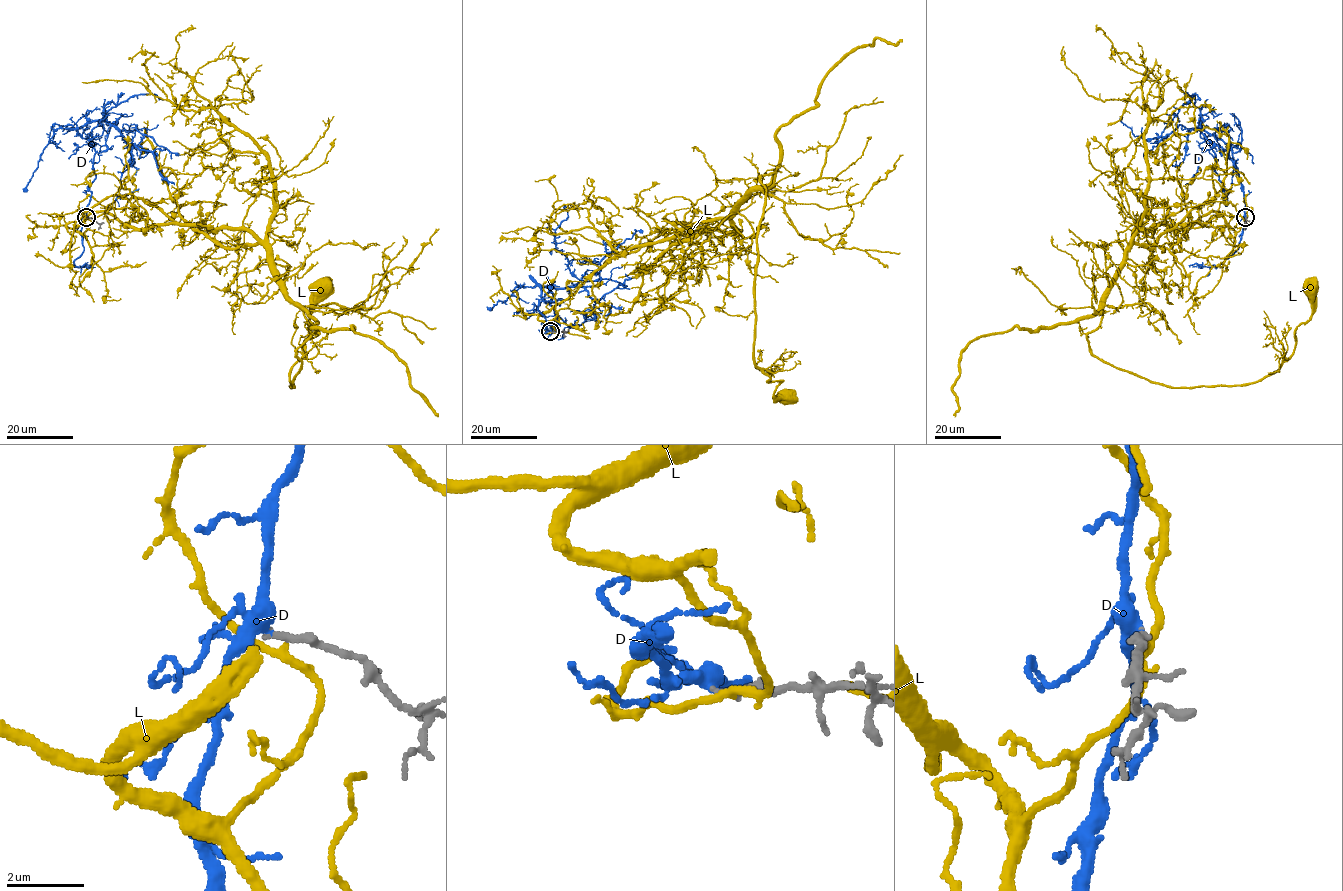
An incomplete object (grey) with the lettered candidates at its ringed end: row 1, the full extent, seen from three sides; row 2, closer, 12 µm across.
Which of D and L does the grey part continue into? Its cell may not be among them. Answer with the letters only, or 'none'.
D

